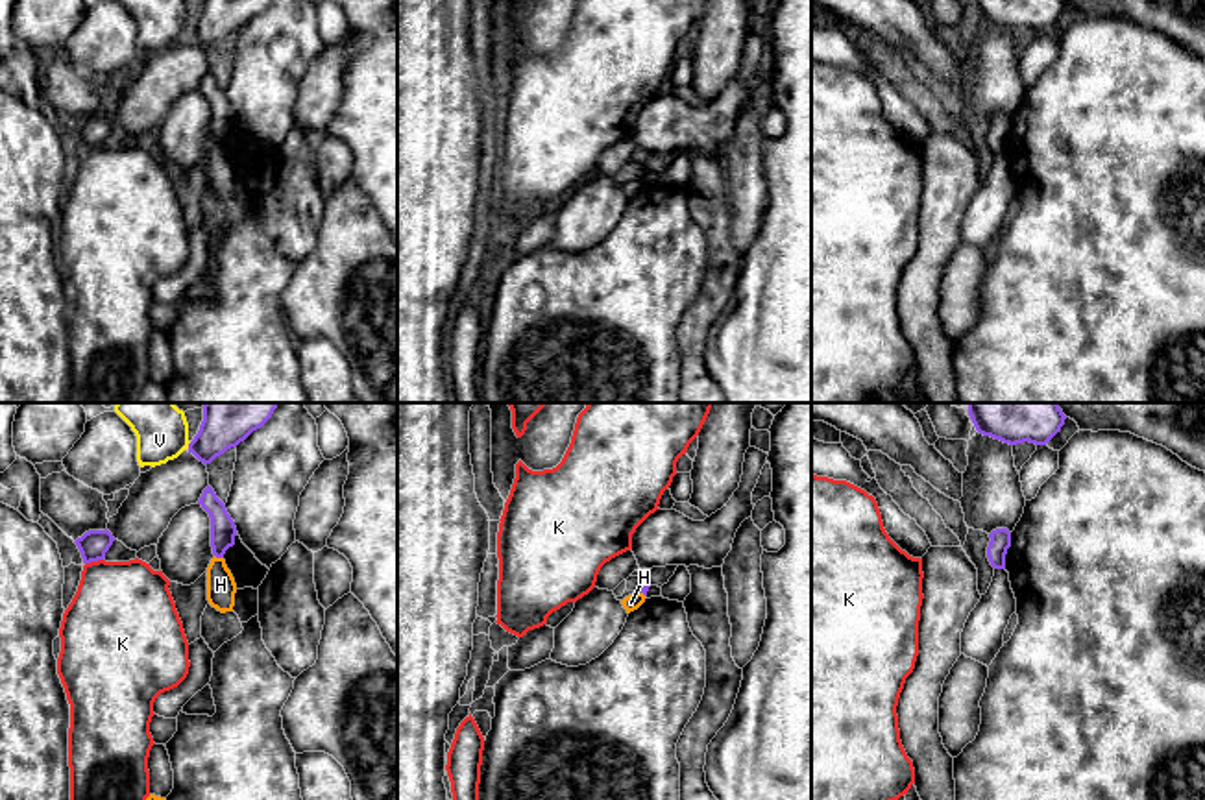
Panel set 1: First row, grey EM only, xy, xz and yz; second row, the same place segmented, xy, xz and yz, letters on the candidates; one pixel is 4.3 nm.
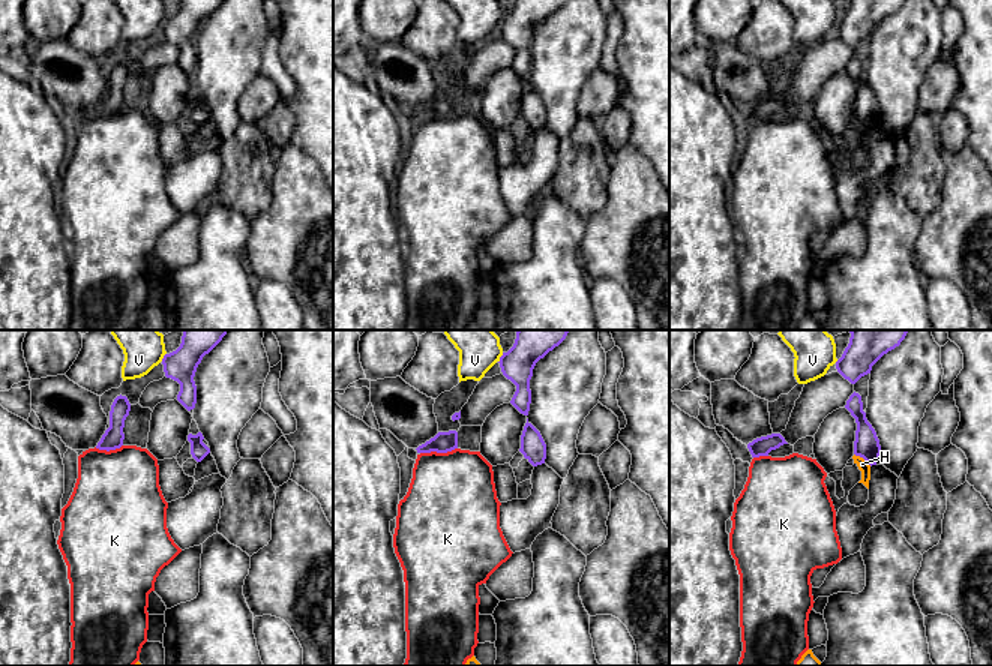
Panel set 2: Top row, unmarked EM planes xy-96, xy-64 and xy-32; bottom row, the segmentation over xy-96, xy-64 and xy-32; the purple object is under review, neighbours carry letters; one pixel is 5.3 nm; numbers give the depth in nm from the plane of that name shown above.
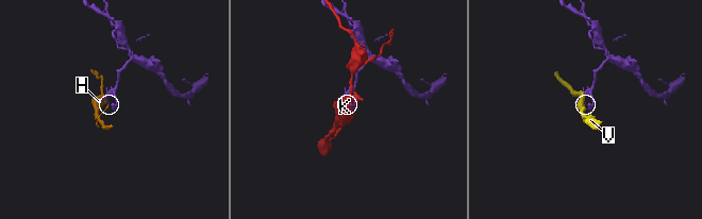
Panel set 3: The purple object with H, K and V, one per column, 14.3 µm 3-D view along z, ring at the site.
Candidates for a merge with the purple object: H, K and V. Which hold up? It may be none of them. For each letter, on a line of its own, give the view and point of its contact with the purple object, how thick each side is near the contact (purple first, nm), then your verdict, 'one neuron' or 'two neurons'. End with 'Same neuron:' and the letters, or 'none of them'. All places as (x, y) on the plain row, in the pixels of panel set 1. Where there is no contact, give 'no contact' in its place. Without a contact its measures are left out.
H: xy (219, 143) | 110/130 nm | two neurons
K: xy (93, 146) | 130/420 nm | two neurons
V: xy (189, 32) | 160/200 nm | two neurons
Same neuron: none of them

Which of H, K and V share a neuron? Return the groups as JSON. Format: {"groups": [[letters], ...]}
{"groups": [["H"], ["K"], ["V"]]}

